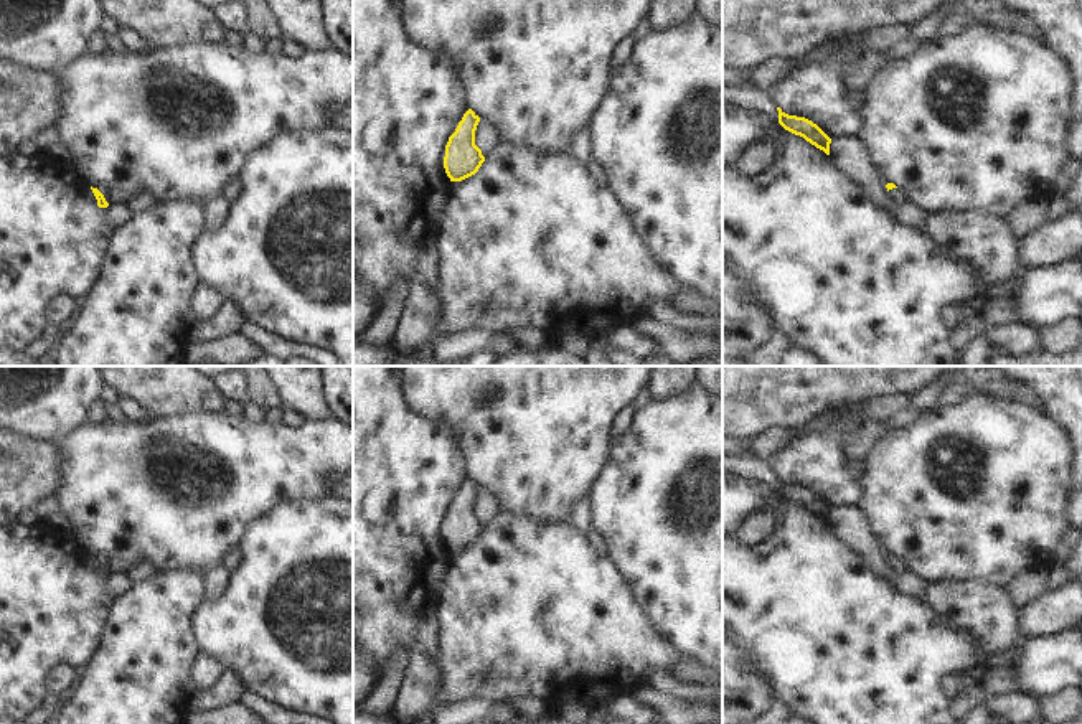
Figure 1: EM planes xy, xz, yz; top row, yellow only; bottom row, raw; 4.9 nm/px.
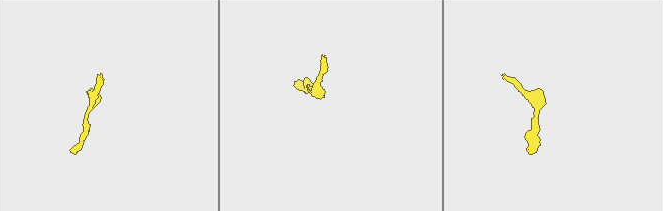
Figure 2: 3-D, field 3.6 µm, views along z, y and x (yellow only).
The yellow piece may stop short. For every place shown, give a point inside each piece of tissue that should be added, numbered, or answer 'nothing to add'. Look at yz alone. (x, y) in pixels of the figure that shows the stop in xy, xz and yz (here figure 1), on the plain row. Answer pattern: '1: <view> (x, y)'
1: yz (754, 469)
2: yz (898, 564)

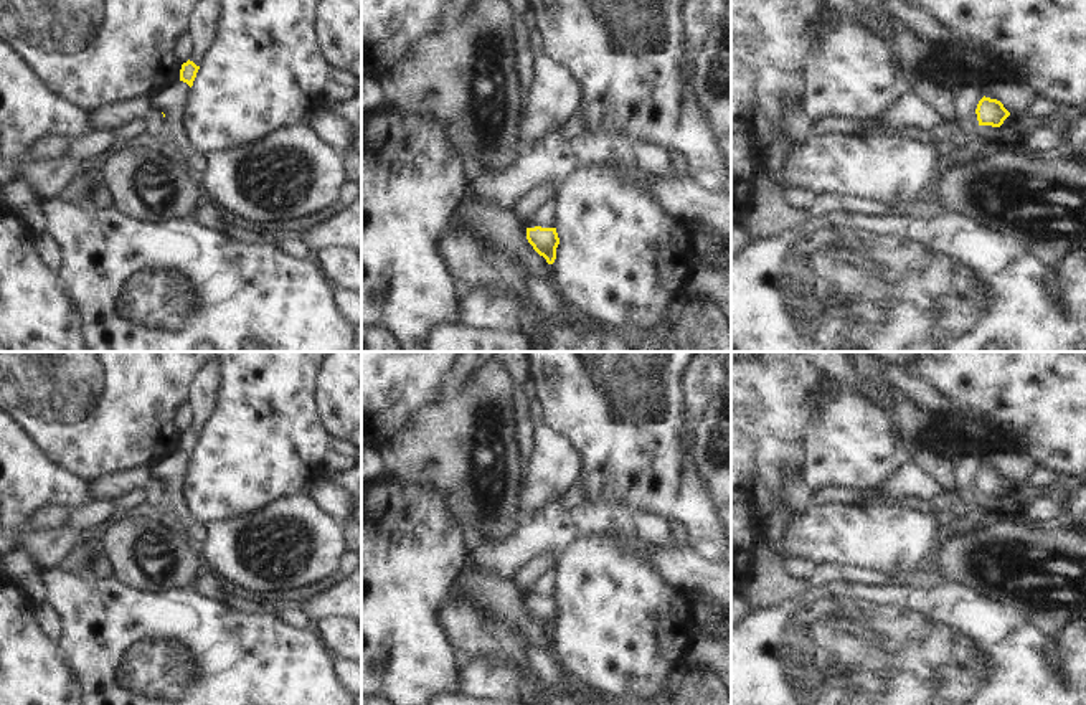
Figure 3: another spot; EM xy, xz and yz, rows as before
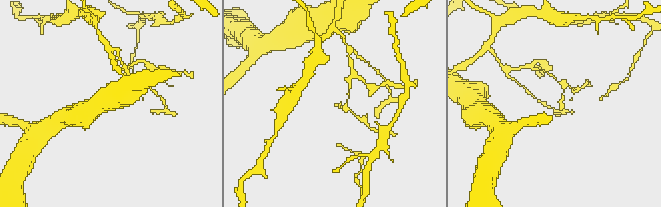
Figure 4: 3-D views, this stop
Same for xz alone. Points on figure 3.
nothing to add

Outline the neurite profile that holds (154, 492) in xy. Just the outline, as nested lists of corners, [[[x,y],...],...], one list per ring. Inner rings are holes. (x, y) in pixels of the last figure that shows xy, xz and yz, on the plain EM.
[[[152,479],[144,489],[144,502],[155,509],[167,499],[167,490],[158,479]]]

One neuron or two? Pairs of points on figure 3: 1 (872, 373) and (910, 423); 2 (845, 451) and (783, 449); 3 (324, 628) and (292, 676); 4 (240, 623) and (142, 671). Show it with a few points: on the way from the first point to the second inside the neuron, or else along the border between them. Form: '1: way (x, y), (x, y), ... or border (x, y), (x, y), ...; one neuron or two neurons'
1: way (885, 387), (905, 403), (906, 410); one neuron
2: border (799, 411), (802, 418), (804, 464); two neurons
3: border (314, 624), (335, 656); two neurons
4: way (215, 648), (192, 671), (167, 671); one neuron

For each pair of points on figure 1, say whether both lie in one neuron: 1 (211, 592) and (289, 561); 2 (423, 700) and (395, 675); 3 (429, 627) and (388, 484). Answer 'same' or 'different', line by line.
1: different
2: different
3: different

